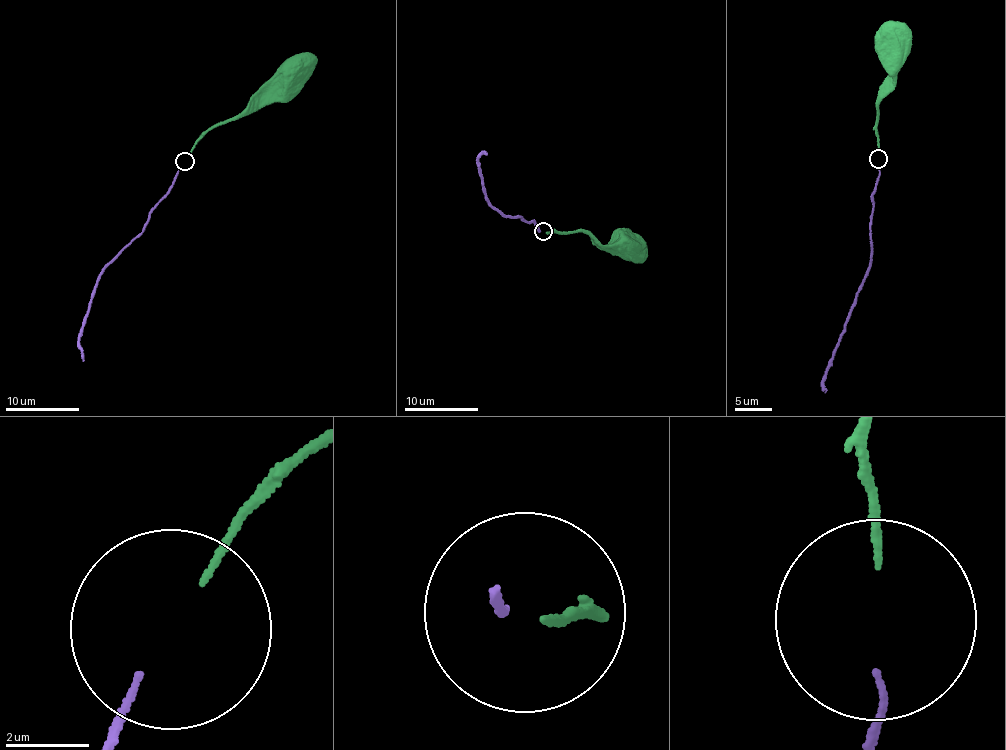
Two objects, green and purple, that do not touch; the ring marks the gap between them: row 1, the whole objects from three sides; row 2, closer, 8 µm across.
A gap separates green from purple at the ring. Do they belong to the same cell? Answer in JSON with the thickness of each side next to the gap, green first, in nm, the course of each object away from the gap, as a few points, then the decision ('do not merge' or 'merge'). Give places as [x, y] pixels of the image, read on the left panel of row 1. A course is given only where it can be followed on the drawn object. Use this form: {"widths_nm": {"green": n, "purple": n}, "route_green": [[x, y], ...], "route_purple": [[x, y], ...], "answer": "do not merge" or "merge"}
{"widths_nm": {"green": 150, "purple": 140}, "route_green": [[190, 153], [209, 129], [233, 121], [266, 86], [279, 84], [290, 73]], "route_purple": [[179, 169], [172, 188], [152, 210], [145, 228], [105, 267], [95, 288], [78, 342], [82, 361]], "answer": "merge"}

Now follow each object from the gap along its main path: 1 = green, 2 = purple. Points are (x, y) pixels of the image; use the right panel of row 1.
1: (879, 149), (876, 111), (882, 84), (889, 78), (892, 45)
2: (878, 168), (870, 236), (871, 258), (825, 374), (824, 393)

